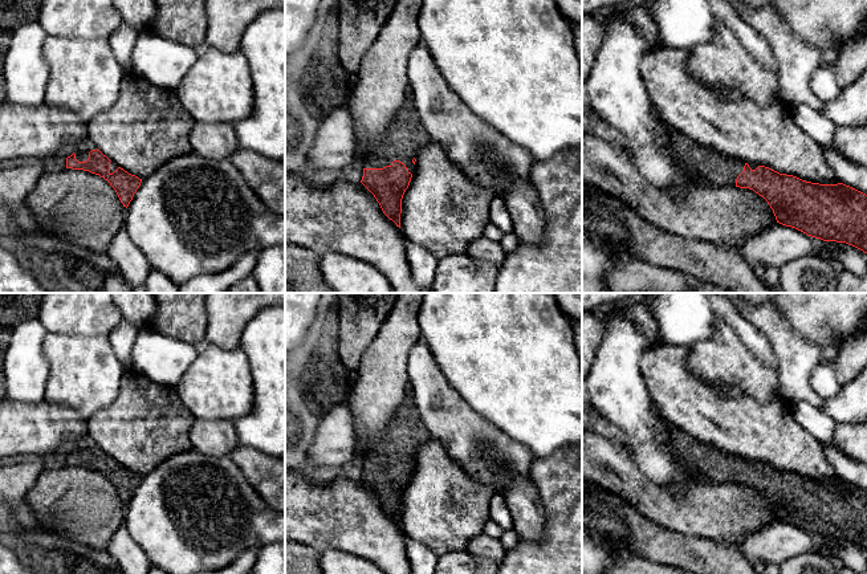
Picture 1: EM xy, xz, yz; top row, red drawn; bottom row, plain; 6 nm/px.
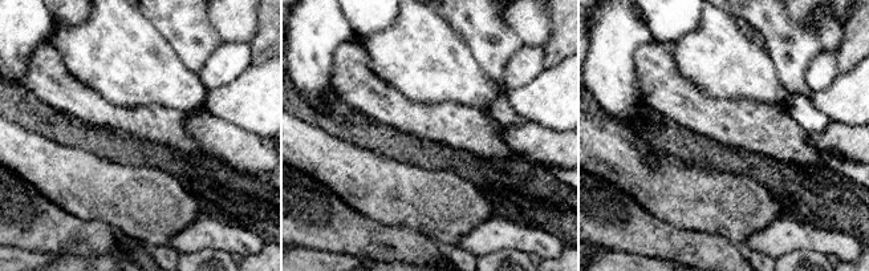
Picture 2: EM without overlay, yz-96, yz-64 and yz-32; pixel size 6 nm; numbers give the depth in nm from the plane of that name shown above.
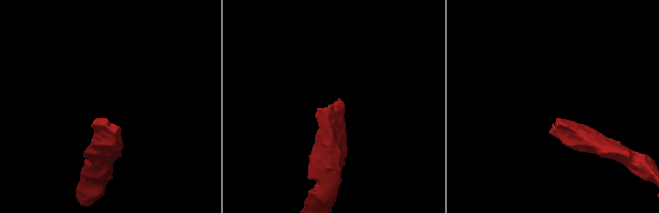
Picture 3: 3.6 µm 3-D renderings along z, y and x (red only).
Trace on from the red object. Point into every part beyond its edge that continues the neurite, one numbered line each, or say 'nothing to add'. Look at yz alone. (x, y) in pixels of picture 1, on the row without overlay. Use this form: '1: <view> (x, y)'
1: yz (719, 465)

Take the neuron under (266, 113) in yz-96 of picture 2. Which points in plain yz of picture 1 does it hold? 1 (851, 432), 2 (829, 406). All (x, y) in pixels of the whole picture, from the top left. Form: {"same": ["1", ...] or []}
{"same": ["2"]}

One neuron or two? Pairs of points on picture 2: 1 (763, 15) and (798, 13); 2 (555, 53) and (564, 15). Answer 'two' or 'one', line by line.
1: two
2: one

